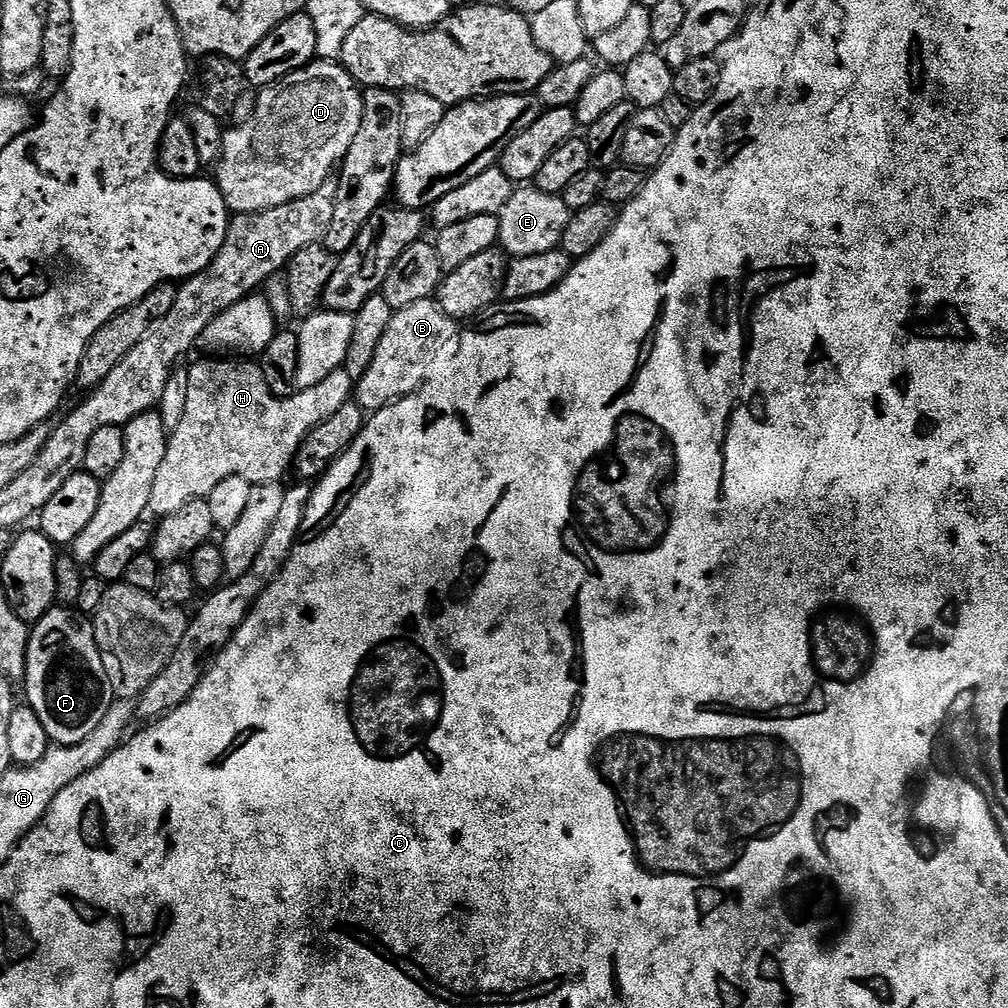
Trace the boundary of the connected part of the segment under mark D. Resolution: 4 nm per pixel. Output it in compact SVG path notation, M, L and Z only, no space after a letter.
M317 59L307 64L305 68L299 68L297 72L291 72L278 84L271 88L265 88L257 95L254 118L250 122L229 127L224 133L224 145L218 163L215 165L214 183L219 186L220 193L229 213L243 214L245 212L265 212L274 206L282 206L286 202L294 202L298 198L306 198L306 194L314 194L314 190L321 188L325 182L337 171L338 165L343 160L346 150L350 150L350 142L354 142L354 134L358 134L358 126L362 126L362 92L351 74L344 68L344 65L331 60Z

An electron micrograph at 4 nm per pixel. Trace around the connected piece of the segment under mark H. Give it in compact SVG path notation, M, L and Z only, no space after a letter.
M200 358L200 361L197 362L196 365L191 365L188 368L188 377L190 378L190 391L186 394L186 414L182 414L182 422L178 422L178 426L174 429L171 429L170 435L168 437L168 449L166 450L166 458L162 458L162 466L158 469L158 475L154 478L154 486L150 490L150 502L148 503L148 512L151 515L156 515L156 518L163 518L165 516L169 516L170 514L174 514L174 510L182 510L182 506L190 500L202 500L205 499L209 494L210 490L214 490L214 486L218 486L218 482L226 482L226 478L234 478L237 476L238 478L244 478L246 482L250 482L251 484L278 484L281 483L285 478L284 475L289 475L290 469L292 468L292 459L296 457L296 451L299 450L300 444L303 440L305 440L308 435L311 434L312 431L316 427L319 426L322 422L326 422L330 419L332 415L335 414L337 410L342 406L346 406L353 399L354 396L354 381L352 378L351 371L341 370L339 372L335 372L334 374L330 374L330 378L324 379L323 382L318 382L318 386L310 386L309 388L301 388L295 394L290 396L276 396L270 390L270 386L266 382L266 378L264 377L263 367L255 359L252 358Z

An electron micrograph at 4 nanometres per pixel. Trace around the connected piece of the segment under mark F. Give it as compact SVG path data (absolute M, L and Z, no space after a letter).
M53 606L41 620L31 625L28 661L22 684L23 687L28 687L27 707L38 714L42 726L46 726L46 734L52 744L77 744L82 742L82 738L98 730L102 718L106 718L110 703L110 684L104 681L107 676L110 676L110 672L100 654L100 647L96 645L92 620L87 615L81 615L71 607Z

